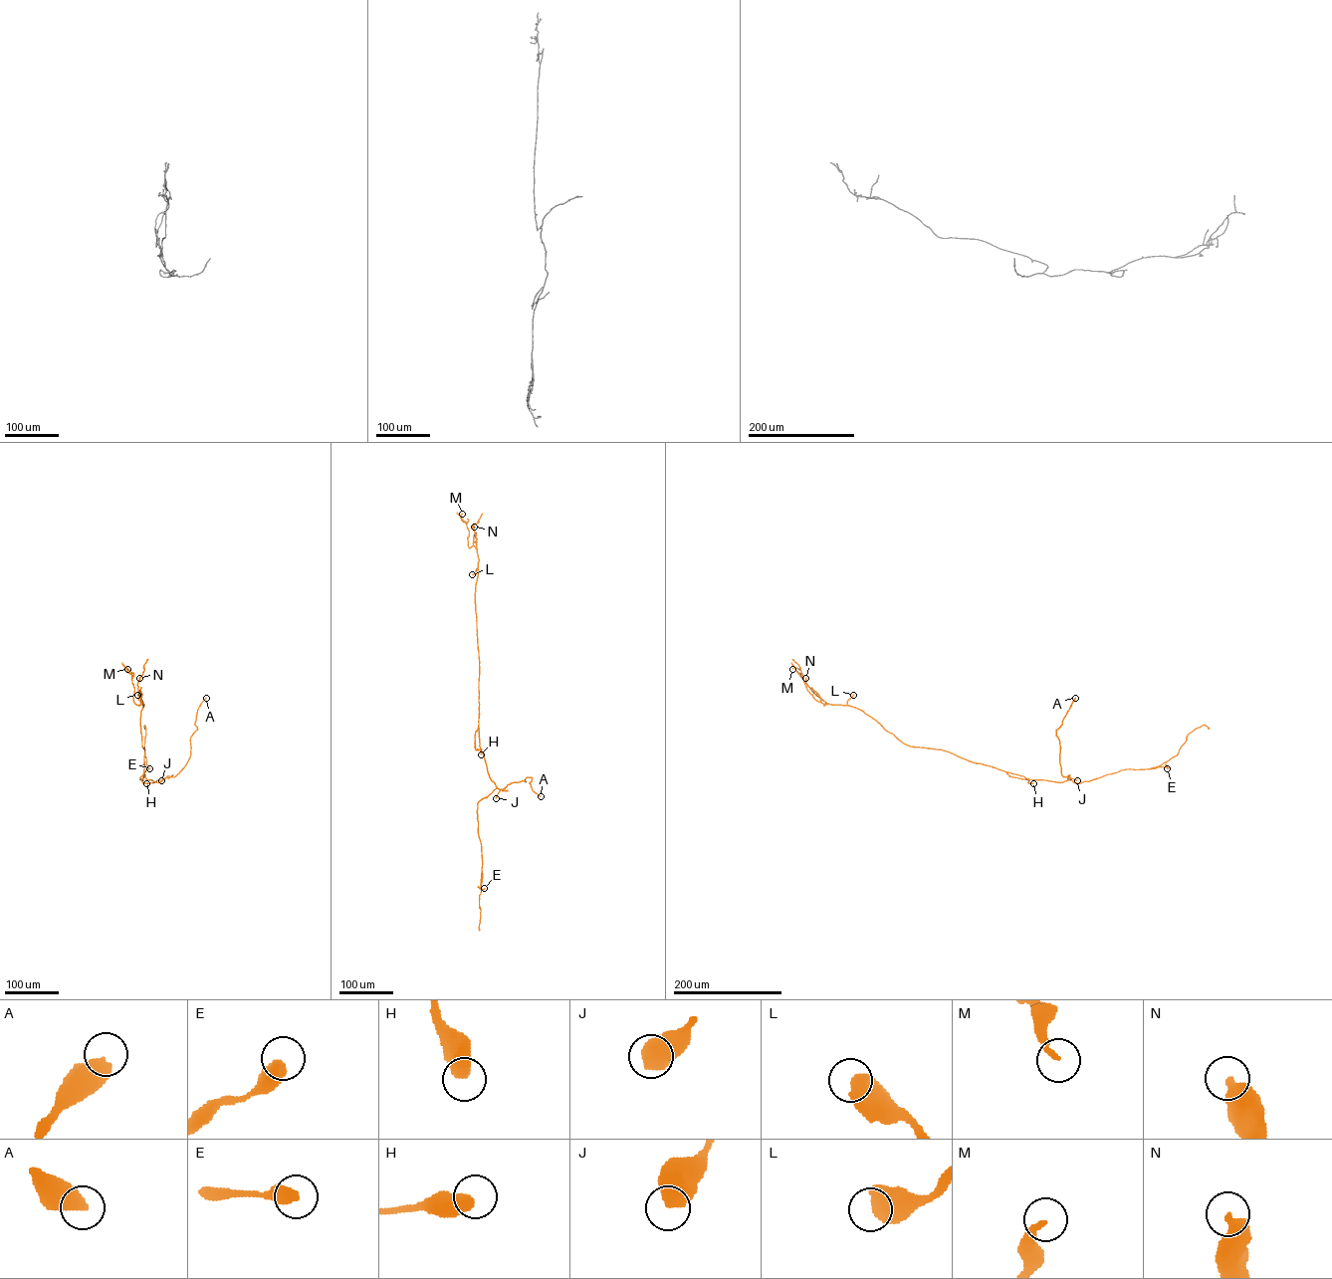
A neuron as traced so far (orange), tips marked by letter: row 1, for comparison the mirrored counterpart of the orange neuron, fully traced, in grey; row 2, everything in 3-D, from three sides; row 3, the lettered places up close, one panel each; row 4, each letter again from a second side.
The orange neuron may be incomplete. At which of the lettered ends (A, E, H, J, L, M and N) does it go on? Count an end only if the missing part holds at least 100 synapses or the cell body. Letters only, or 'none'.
none

